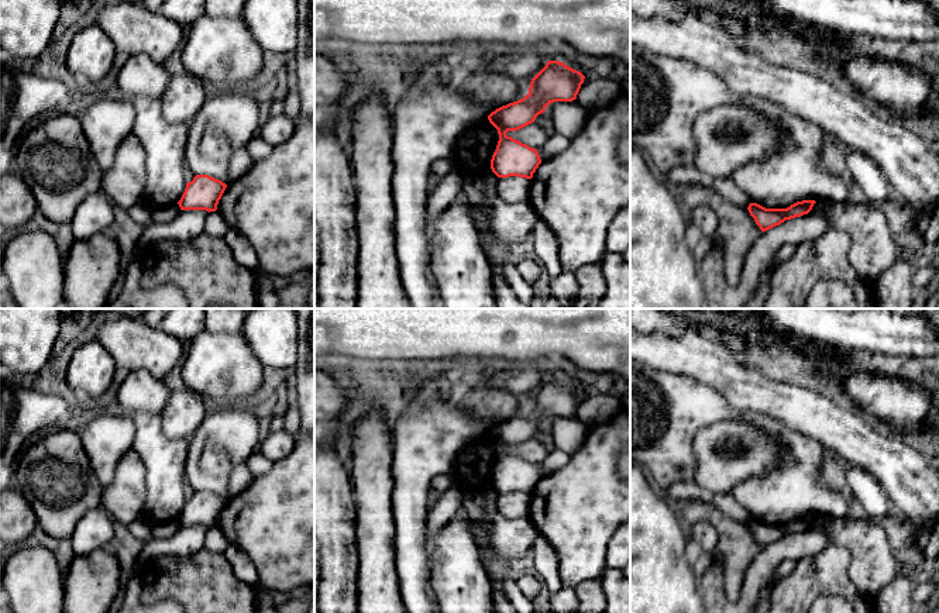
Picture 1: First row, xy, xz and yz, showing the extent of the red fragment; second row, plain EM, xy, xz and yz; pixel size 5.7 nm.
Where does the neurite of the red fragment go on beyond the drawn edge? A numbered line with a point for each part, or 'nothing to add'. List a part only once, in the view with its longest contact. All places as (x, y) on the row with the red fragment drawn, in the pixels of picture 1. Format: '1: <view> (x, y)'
nothing to add

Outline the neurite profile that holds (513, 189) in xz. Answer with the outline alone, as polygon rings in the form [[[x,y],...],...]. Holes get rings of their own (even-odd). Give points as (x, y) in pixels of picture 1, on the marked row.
[[[509,176],[498,178],[496,194],[506,203],[529,203],[532,179]]]

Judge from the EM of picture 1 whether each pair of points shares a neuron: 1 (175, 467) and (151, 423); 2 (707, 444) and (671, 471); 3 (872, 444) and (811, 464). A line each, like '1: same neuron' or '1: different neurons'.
1: same neuron
2: different neurons
3: different neurons

